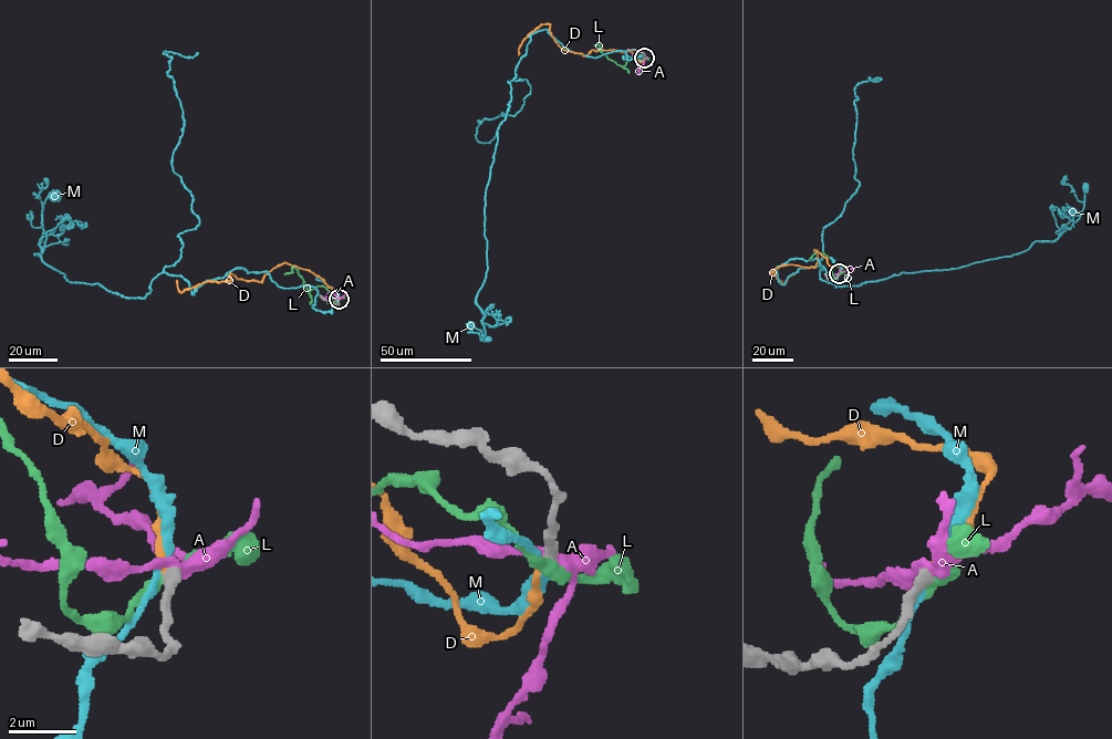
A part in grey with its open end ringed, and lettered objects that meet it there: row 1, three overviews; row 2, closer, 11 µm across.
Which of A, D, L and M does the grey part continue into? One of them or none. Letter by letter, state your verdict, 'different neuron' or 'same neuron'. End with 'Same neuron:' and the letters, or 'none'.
A: different neuron
D: same neuron
L: different neuron
M: different neuron
Same neuron: D

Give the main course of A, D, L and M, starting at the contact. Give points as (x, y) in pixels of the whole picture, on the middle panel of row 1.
A: (644, 58), (640, 73)
D: (644, 58), (641, 62), (627, 51), (592, 50), (582, 55), (564, 50), (549, 24), (531, 31), (519, 54)
L: (644, 58), (634, 54), (621, 66), (602, 53), (599, 45), (594, 45)
M: (644, 58), (574, 53), (547, 30), (530, 37), (508, 82), (485, 194), (476, 304), (480, 340), (488, 339)

